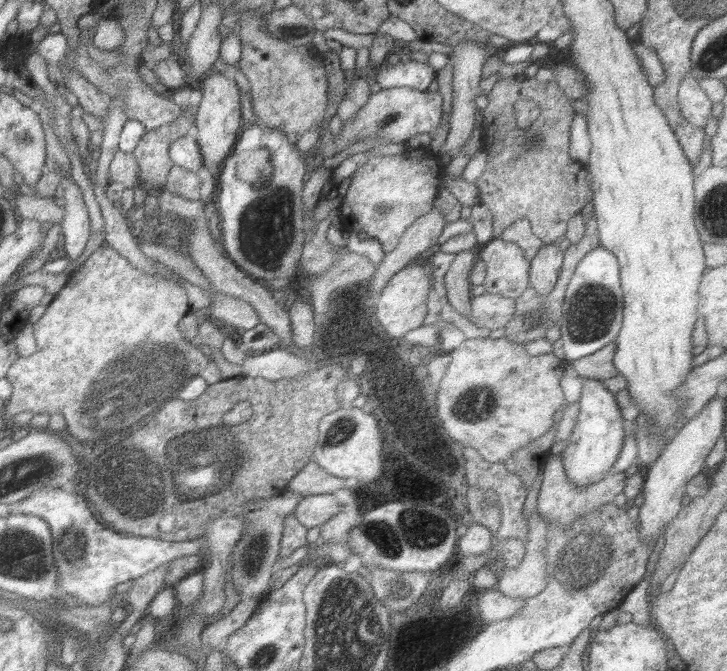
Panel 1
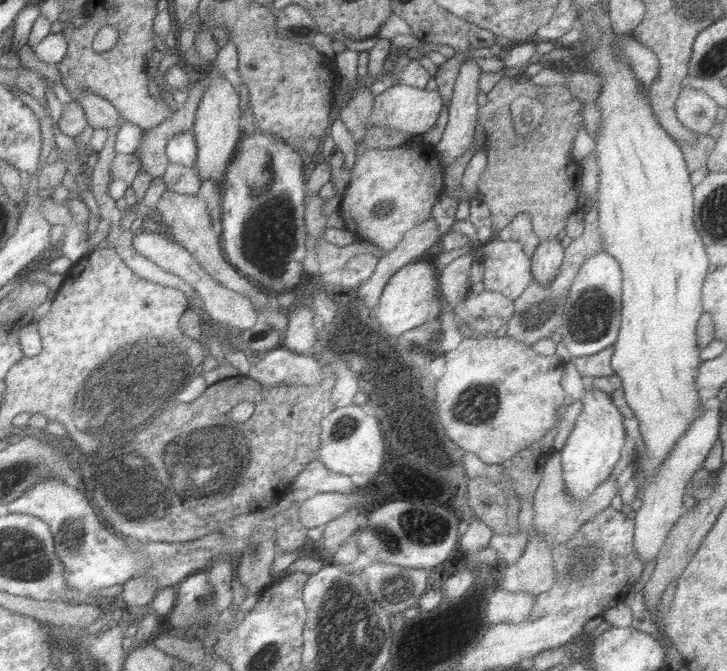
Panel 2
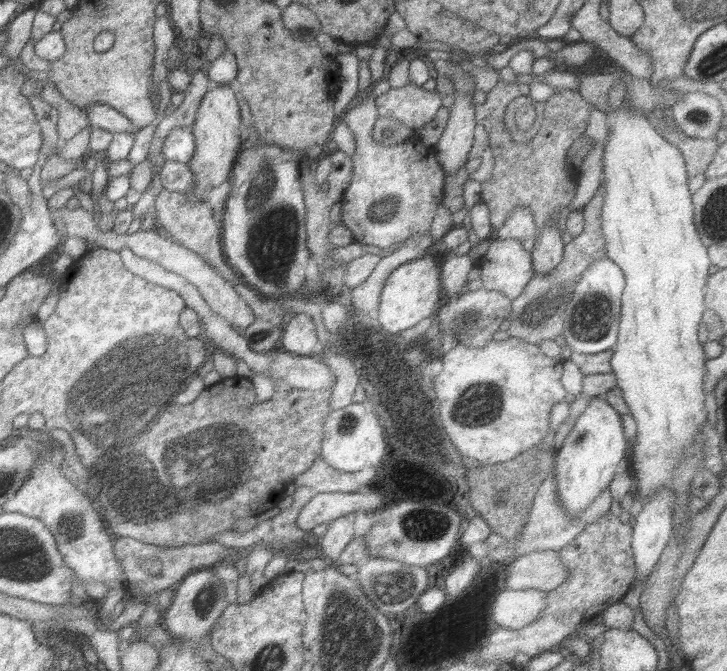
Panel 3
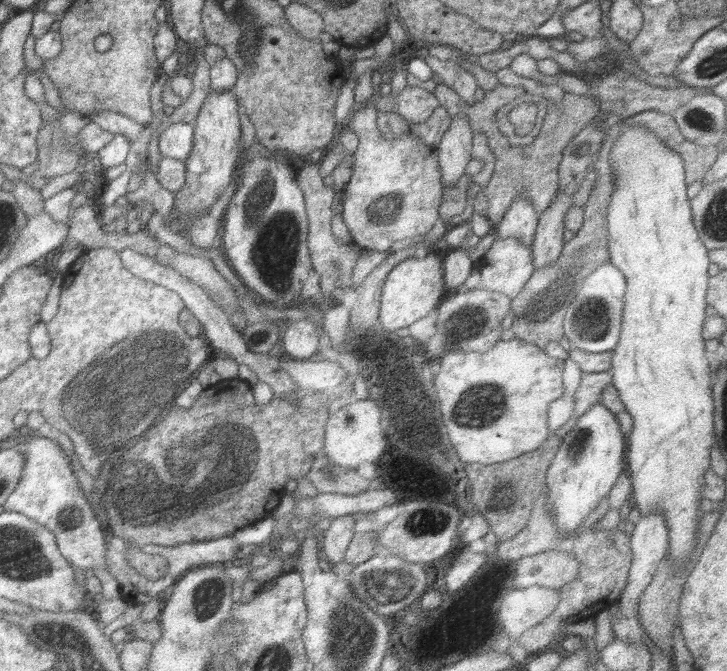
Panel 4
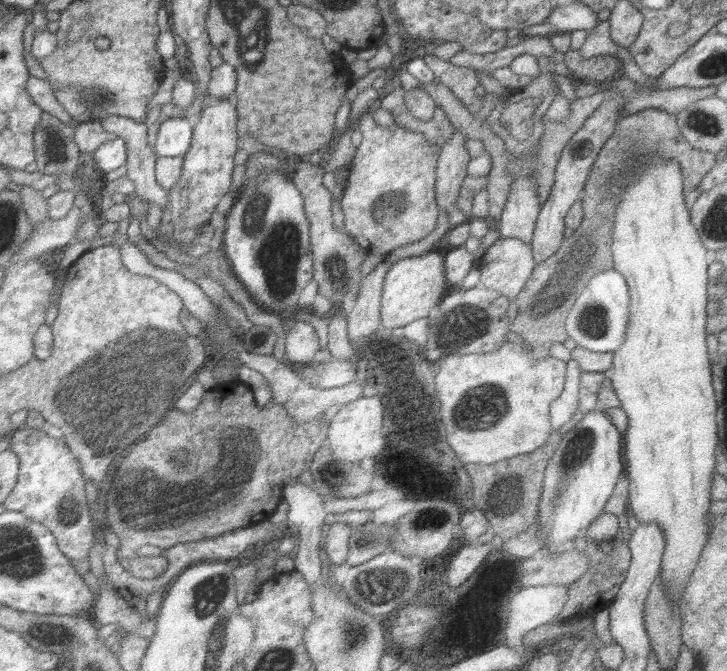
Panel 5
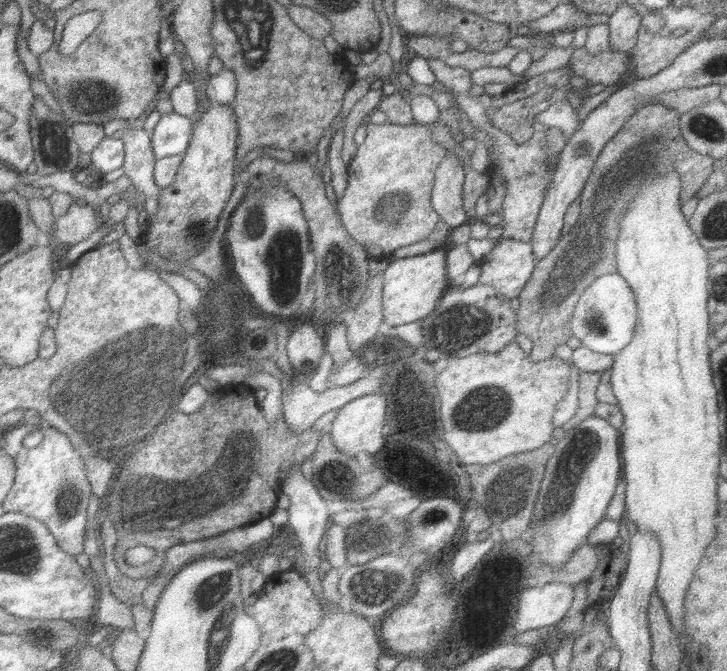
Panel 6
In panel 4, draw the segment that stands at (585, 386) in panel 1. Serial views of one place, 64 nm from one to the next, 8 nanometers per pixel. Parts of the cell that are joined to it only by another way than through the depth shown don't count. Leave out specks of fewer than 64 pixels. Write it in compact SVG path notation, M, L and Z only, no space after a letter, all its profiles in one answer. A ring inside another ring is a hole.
M601 402L591 406L577 420L575 428L565 434L545 476L545 486L549 488L547 506L555 514L557 528L561 532L579 528L579 524L597 508L597 504L607 498L607 492L615 484L619 472L625 472L625 438L627 436L621 432L617 416Z

